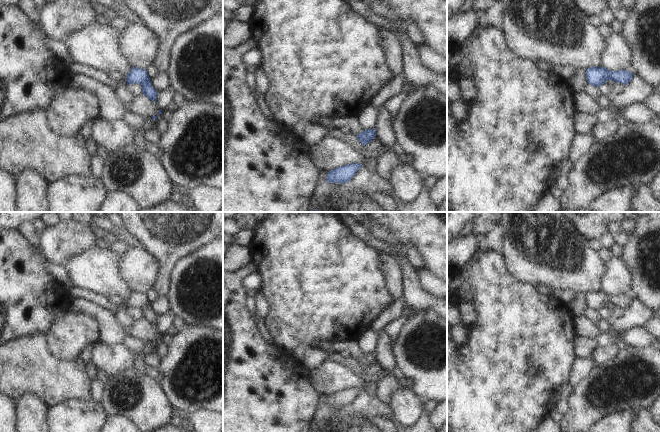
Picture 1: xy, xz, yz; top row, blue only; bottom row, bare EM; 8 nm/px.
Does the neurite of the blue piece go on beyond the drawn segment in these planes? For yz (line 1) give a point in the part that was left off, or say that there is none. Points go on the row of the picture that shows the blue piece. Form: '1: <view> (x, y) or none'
1: none

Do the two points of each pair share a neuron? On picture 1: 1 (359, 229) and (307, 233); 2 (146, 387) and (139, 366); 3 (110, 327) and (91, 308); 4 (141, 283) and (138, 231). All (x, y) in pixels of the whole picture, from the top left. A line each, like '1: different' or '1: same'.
1: different
2: different
3: same
4: different

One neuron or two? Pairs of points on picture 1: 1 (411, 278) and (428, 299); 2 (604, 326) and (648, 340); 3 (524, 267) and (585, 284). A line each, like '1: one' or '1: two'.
1: one
2: two
3: one

